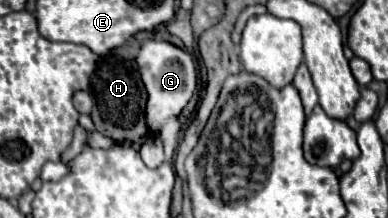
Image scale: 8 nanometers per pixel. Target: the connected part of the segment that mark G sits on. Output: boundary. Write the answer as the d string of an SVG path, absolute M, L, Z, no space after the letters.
M145 40L139 48L139 54L135 58L137 72L141 76L141 82L147 90L147 108L145 108L145 124L151 134L159 134L159 130L165 126L165 122L173 116L179 116L181 110L187 106L191 96L197 90L197 66L189 52L159 40Z

